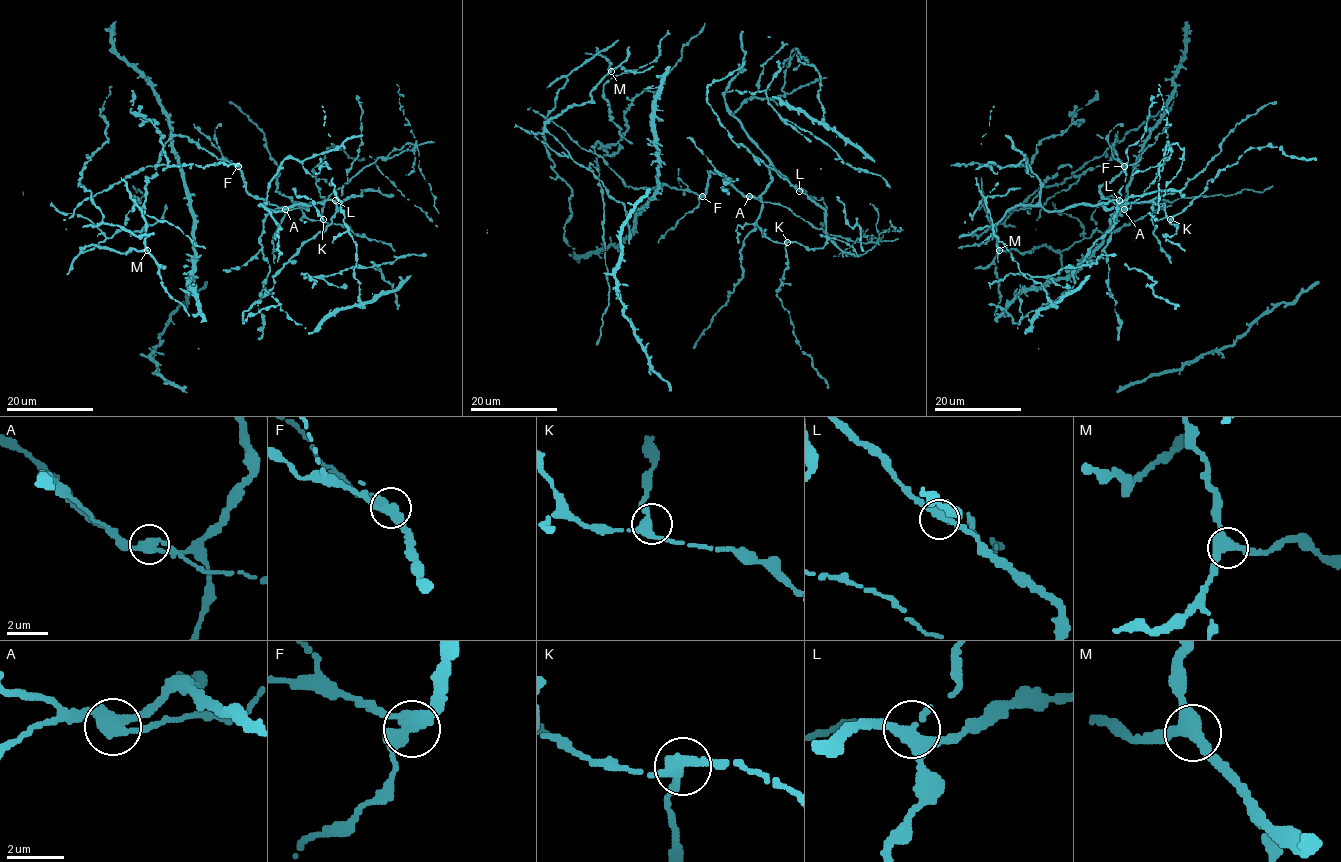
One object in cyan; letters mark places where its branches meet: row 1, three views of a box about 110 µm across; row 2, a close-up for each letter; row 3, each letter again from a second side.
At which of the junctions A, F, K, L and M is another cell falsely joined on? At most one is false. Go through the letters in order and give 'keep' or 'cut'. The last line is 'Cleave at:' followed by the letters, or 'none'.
A: cut
F: keep
K: keep
L: keep
M: keep
Cleave at: A

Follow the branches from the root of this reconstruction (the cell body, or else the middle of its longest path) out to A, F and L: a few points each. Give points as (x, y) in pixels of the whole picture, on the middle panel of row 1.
A: (671, 187), (704, 194), (711, 172), (722, 175), (738, 191), (749, 195)
F: (671, 187), (689, 189), (702, 196)
L: (671, 187), (704, 194), (711, 172), (722, 175), (746, 196), (757, 198), (771, 180), (772, 165), (799, 191)

